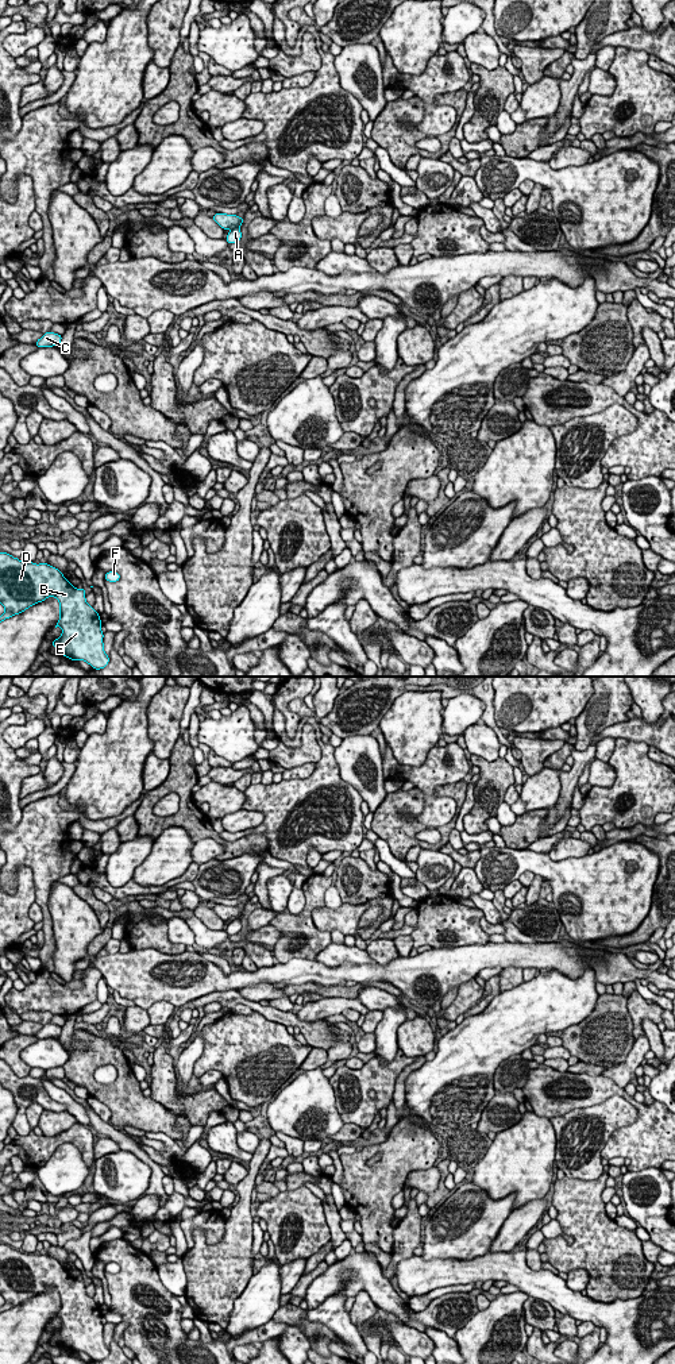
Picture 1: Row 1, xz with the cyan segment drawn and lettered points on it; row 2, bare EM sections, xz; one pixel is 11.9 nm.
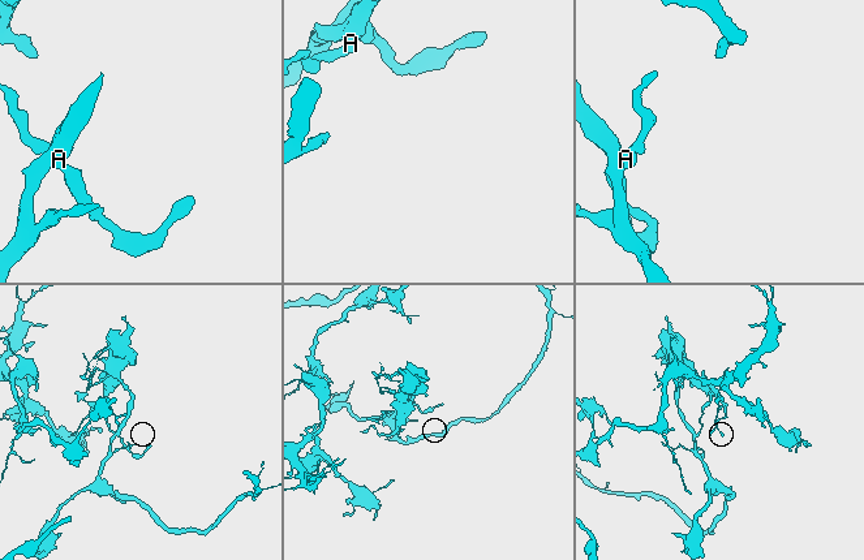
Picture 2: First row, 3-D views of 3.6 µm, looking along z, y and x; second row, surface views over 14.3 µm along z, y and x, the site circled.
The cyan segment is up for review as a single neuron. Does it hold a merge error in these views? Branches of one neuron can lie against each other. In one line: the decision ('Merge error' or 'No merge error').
Merge error

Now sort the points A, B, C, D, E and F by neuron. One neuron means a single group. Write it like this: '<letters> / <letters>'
A / B C D E F

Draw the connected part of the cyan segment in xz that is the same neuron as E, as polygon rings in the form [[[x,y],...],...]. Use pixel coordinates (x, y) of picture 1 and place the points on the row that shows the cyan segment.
[[[0,551],[0,604],[5,608],[0,623],[47,597],[55,597],[61,614],[55,628],[61,627],[62,635],[53,640],[51,647],[58,648],[58,655],[85,660],[100,670],[109,663],[104,651],[103,623],[85,596],[85,589],[72,586],[58,569],[47,563],[22,562]]]

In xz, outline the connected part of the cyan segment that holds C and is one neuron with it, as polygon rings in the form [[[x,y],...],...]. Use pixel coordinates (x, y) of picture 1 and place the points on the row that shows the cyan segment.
[[[49,331],[43,334],[40,339],[36,340],[35,346],[36,347],[50,347],[50,346],[54,347],[54,346],[59,346],[61,340],[62,340],[62,335]]]

